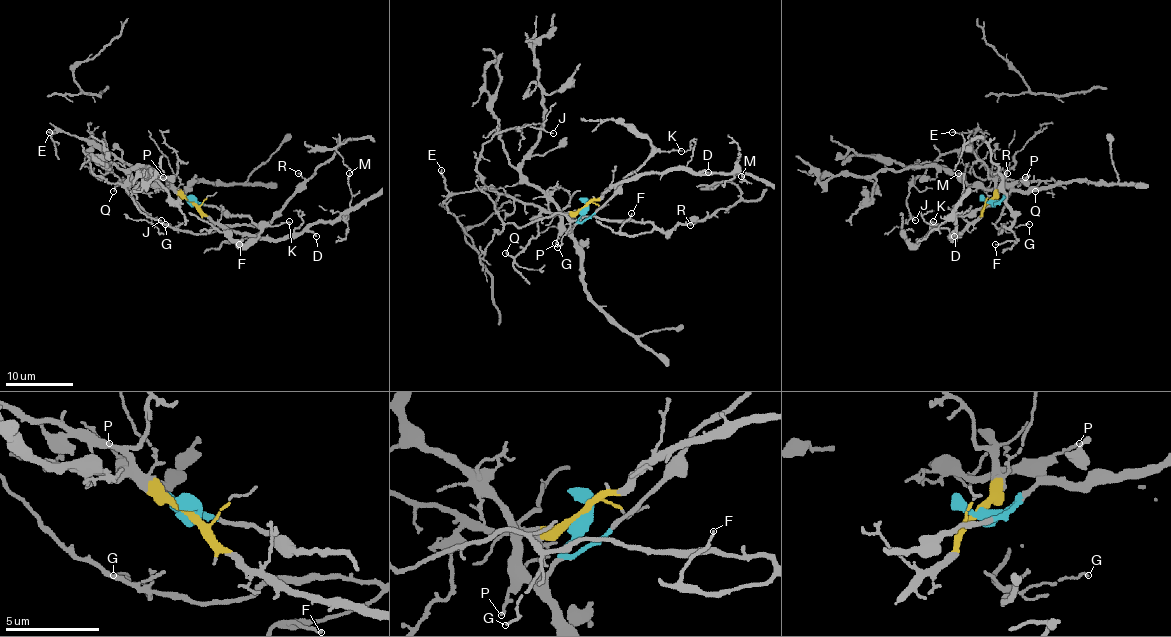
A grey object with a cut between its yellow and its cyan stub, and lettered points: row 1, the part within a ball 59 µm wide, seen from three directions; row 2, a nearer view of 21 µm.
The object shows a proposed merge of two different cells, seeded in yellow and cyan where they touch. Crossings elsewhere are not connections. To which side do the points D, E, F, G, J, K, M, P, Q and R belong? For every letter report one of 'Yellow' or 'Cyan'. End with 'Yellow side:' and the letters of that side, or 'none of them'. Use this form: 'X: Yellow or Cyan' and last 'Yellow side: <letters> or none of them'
D: Yellow
E: Yellow
F: Yellow
G: Yellow
J: Yellow
K: Cyan
M: Yellow
P: Cyan
Q: Yellow
R: Yellow
Yellow side: D, E, F, G, J, M, Q, R

